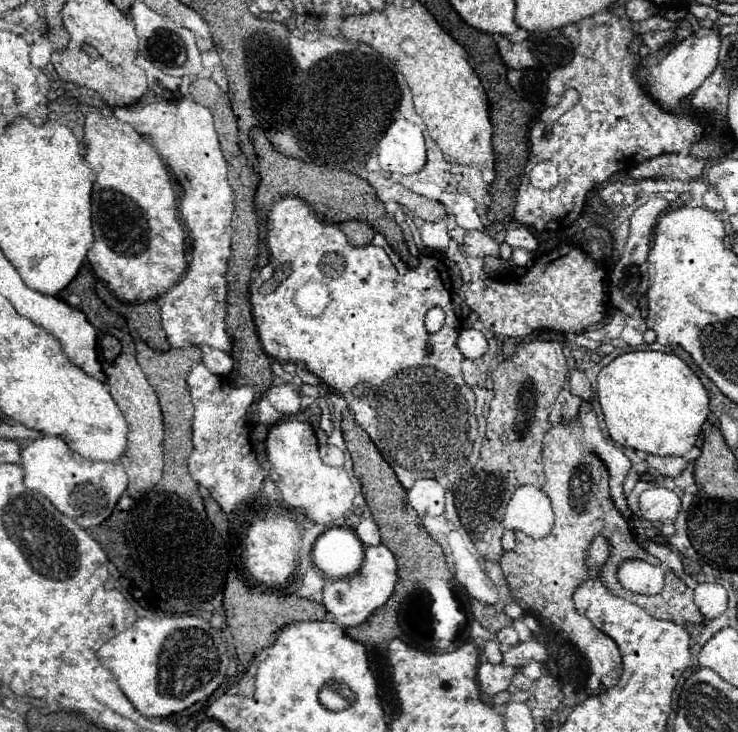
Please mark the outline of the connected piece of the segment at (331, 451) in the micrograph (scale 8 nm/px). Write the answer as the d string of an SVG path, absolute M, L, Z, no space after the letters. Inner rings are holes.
M320 446L320 458L324 464L330 464L330 466L342 466L344 464L344 452L336 446Z

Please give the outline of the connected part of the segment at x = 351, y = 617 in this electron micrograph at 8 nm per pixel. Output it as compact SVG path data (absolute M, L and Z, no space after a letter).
M378 544L374 548L366 548L366 556L364 556L364 562L358 572L354 572L348 578L330 580L324 586L322 602L328 608L328 612L334 616L336 624L340 624L342 628L348 628L348 626L356 626L358 622L364 622L378 606L382 606L394 592L394 584L396 584L394 556L384 544Z

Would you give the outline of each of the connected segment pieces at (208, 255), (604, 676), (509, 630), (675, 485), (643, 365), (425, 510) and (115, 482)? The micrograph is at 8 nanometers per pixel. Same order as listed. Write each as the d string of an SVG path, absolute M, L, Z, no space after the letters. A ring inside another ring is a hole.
M192 98L172 102L152 102L144 106L114 108L114 116L140 132L150 136L154 148L172 172L182 172L182 200L180 218L192 234L192 262L186 274L162 296L162 326L172 348L190 344L214 346L230 350L230 336L226 332L226 262L230 258L234 194L228 182L226 160L222 156L218 134L214 130L212 114L206 106ZM166 156L166 158L164 158Z
M560 422L554 428L550 428L544 436L544 470L546 470L546 484L544 492L552 500L552 508L556 514L554 528L548 536L534 540L530 536L524 536L524 532L516 532L516 548L510 552L504 552L500 558L500 568L510 584L512 594L528 604L528 608L536 614L542 616L542 620L552 622L554 626L562 628L562 634L568 636L586 656L592 674L606 686L612 688L618 684L620 674L622 674L622 658L618 652L618 646L612 642L610 636L600 632L598 628L592 626L592 622L582 616L572 602L574 590L588 580L588 548L596 536L604 536L610 544L610 558L602 566L600 578L604 580L606 588L622 596L640 608L646 608L648 614L660 620L670 620L676 624L696 624L702 622L700 610L694 606L694 590L690 590L680 578L674 574L666 576L664 590L656 596L636 596L632 592L624 592L620 588L620 580L616 580L616 568L620 566L620 560L628 560L628 556L640 556L640 560L652 562L652 556L646 554L638 542L634 540L634 534L630 530L628 520L618 512L618 508L610 500L610 490L608 490L608 468L604 462L588 452L576 436L572 436L570 428Z
M512 626L502 628L496 636L498 636L498 642L500 642L500 644L506 644L506 646L512 646L512 644L518 642L518 632L516 632Z
M690 464L685 471L676 478L665 478L663 485L660 485L660 488L668 488L676 494L690 494L687 492L687 488L693 484L696 484L694 481L694 464Z
M652 350L626 352L600 370L596 388L608 434L616 444L624 448L642 450L656 456L684 456L696 444L702 432L702 424L708 418L708 392L702 386L700 378L692 372L692 368L676 354Z
M434 478L416 480L408 490L410 506L418 512L418 516L440 516L440 512L444 512L444 494L446 490Z
M42 436L38 440L34 440L32 444L28 444L22 450L22 466L24 466L24 484L34 490L40 492L42 496L46 496L62 514L74 518L82 528L92 528L102 524L114 510L120 494L126 490L128 486L128 476L124 472L124 466L120 462L96 462L96 460L88 460L82 458L80 454L72 452L64 440L56 438L56 436Z

